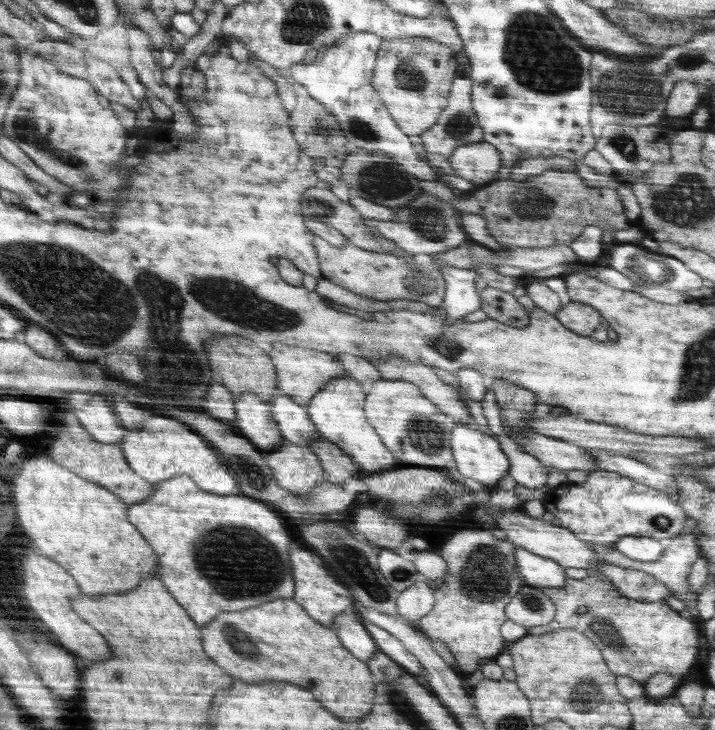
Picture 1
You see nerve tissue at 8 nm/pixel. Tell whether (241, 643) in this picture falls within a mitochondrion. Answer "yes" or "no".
yes

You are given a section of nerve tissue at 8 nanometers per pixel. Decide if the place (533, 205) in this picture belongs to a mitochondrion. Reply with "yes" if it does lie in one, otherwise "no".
yes

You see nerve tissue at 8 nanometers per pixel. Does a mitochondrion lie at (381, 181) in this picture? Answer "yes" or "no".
yes

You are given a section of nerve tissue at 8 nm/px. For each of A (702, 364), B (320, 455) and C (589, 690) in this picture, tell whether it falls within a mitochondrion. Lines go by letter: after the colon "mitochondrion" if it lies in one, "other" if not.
A: mitochondrion
B: other
C: mitochondrion

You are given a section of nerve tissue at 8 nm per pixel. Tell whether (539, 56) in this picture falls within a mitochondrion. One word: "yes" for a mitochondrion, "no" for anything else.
yes

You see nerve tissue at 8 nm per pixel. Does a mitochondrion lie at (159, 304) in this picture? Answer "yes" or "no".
yes

